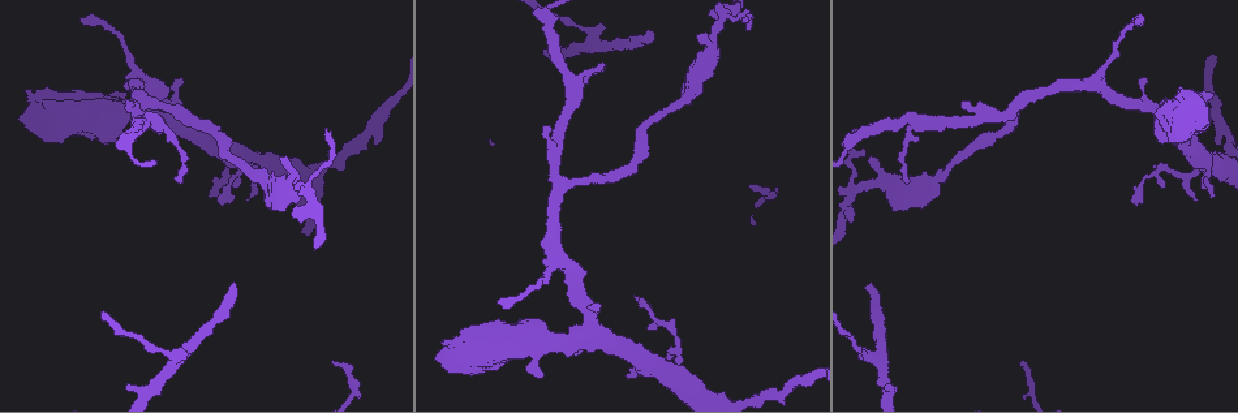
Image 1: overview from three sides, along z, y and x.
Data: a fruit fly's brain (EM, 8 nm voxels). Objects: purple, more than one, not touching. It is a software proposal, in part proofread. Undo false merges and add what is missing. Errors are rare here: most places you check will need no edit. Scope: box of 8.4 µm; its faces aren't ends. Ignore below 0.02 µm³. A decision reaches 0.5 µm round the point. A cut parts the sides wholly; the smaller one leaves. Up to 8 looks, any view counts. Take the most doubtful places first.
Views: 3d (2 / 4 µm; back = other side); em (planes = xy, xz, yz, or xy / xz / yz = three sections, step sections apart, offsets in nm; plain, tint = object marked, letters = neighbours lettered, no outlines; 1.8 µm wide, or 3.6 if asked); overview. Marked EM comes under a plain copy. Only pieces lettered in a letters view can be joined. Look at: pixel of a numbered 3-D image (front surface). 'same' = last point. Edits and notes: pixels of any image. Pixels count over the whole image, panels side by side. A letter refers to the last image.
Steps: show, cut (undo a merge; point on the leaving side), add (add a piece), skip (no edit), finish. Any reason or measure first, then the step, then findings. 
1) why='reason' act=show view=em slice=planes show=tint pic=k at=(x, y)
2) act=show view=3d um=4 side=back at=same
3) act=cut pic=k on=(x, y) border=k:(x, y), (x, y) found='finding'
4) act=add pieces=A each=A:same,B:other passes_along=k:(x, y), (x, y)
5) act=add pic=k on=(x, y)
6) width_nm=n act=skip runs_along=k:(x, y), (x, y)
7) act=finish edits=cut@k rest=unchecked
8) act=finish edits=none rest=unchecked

why='three-way junction' act=show view=3d um=2 side=back pic=1 at=(596, 40)

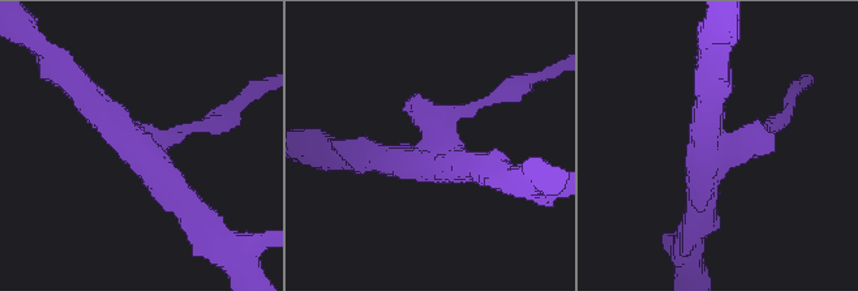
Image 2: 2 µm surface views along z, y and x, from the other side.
act=show view=em um=3.6 slice=planes show=tint pic=2 at=(134, 139)

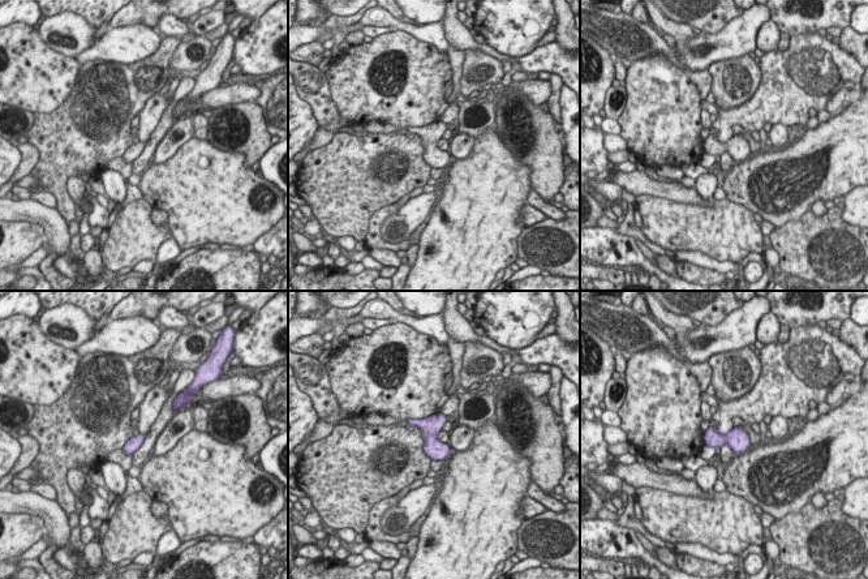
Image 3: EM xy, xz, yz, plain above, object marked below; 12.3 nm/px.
why='what lies round it' act=show view=em um=3.6 slice=planes show=letters at=same

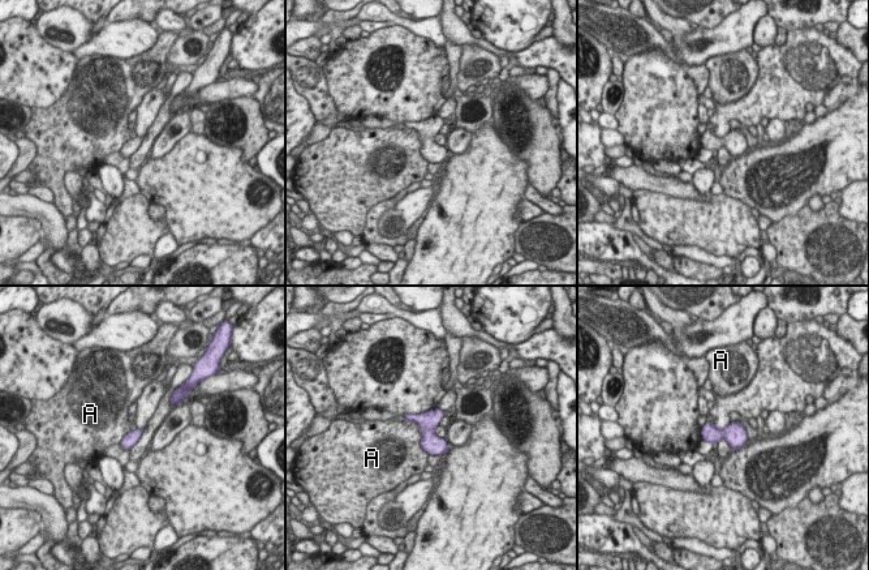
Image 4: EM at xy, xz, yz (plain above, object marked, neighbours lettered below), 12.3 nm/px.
act=skip each=A:other border=4:(407, 420), (420, 427), (430, 454) found='all the same cell'

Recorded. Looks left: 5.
why='thick end' act=show view=3d um=4 pic=1 at=(542, 375)

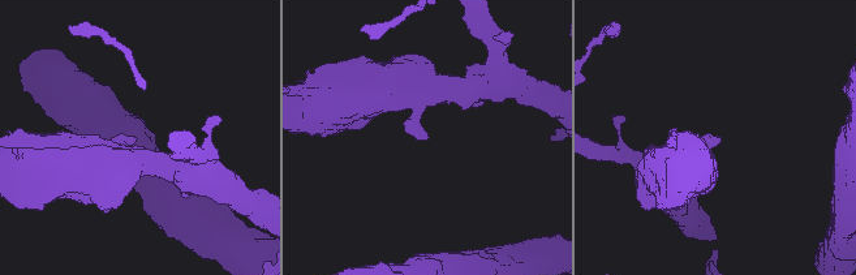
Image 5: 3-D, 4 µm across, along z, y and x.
why='need the tissue' act=show view=em slice=xy step=8 show=tint pic=5 at=(717, 137)

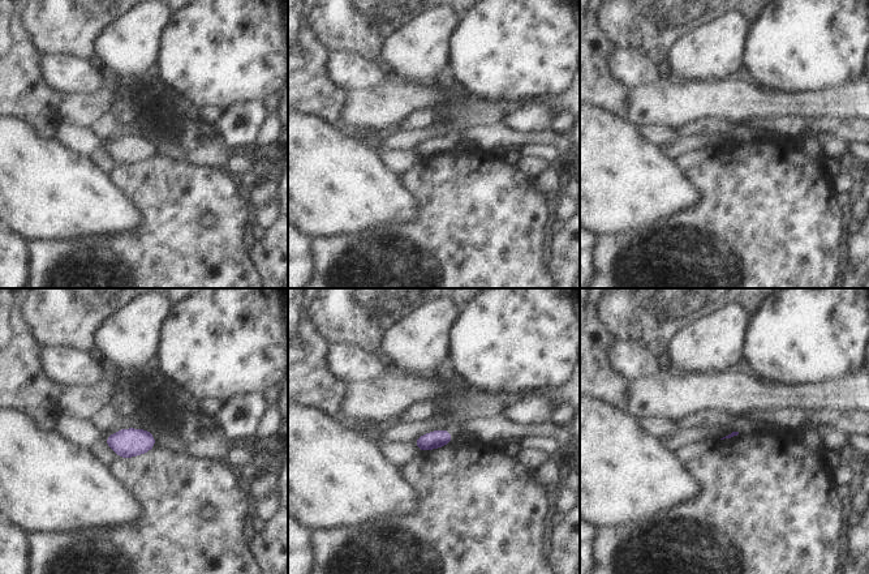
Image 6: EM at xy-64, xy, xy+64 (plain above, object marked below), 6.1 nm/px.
why='cut it another way' act=show view=em slice=planes show=letters at=same

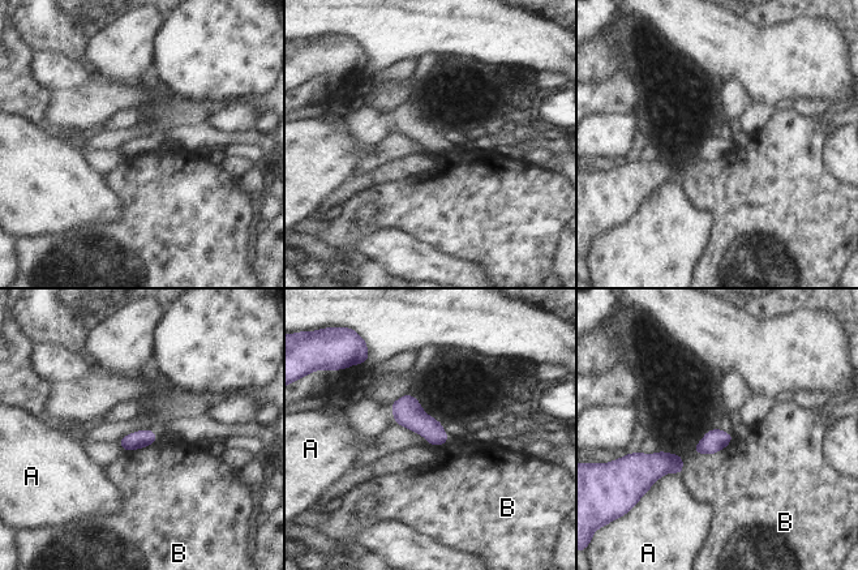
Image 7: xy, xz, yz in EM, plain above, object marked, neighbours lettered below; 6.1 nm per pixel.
act=skip each=A:other,B:other border=7:(734, 437), (715, 453), (694, 454) found='none of them fits'

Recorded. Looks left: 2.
why='thick end' act=show view=3d um=2 pic=1 at=(698, 35)

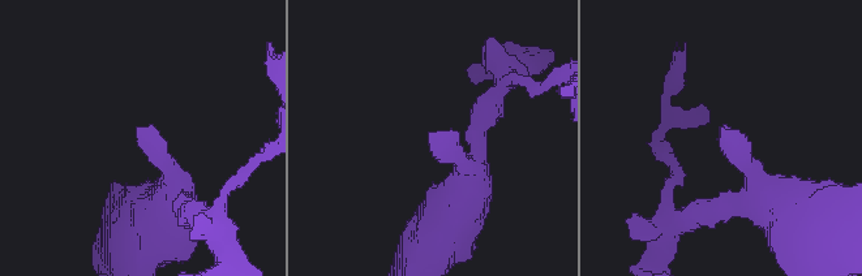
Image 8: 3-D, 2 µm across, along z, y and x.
act=show view=em slice=planes show=letters pic=8 at=(724, 127)

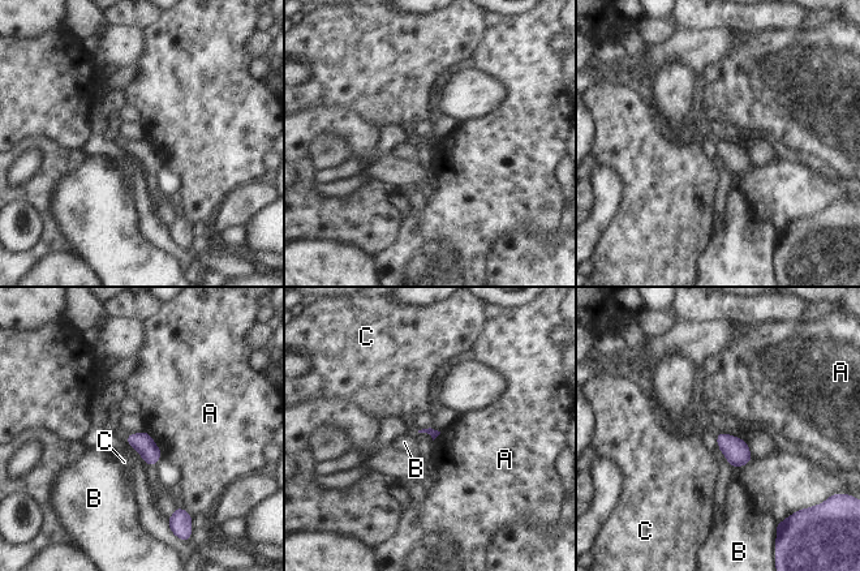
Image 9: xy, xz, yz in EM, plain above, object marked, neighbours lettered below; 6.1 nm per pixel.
act=skip each=A:other,B:other,C:other border=9:(143, 429), (163, 455) found='none of them fits'

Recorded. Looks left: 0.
act=finish edits=none rest=unchecked

